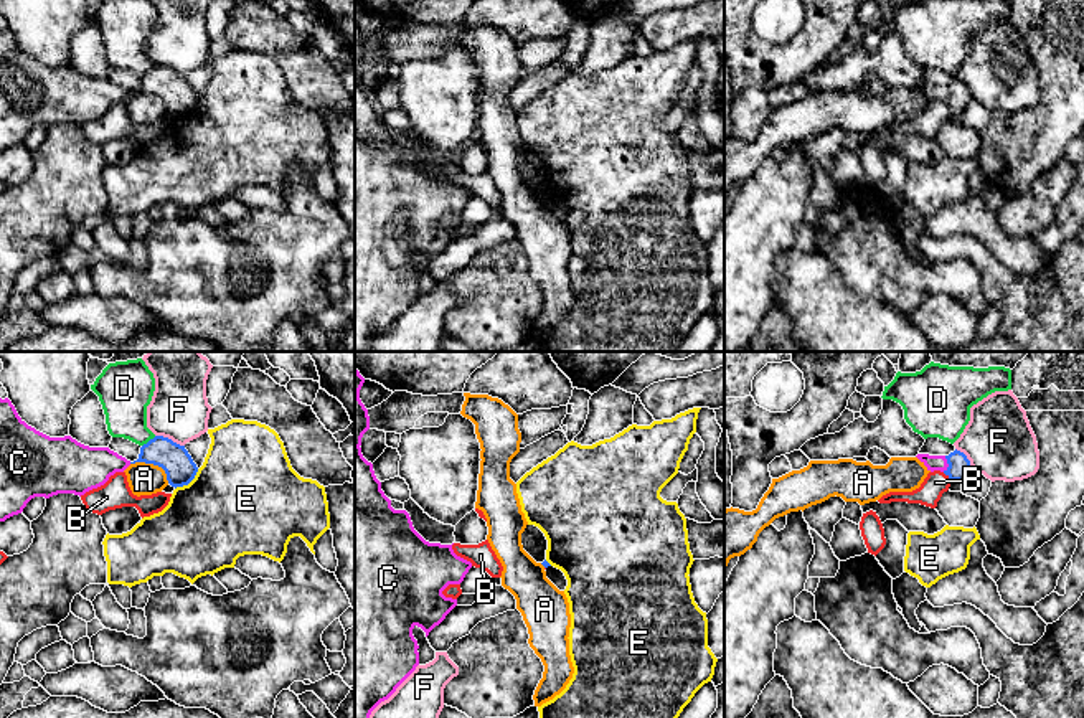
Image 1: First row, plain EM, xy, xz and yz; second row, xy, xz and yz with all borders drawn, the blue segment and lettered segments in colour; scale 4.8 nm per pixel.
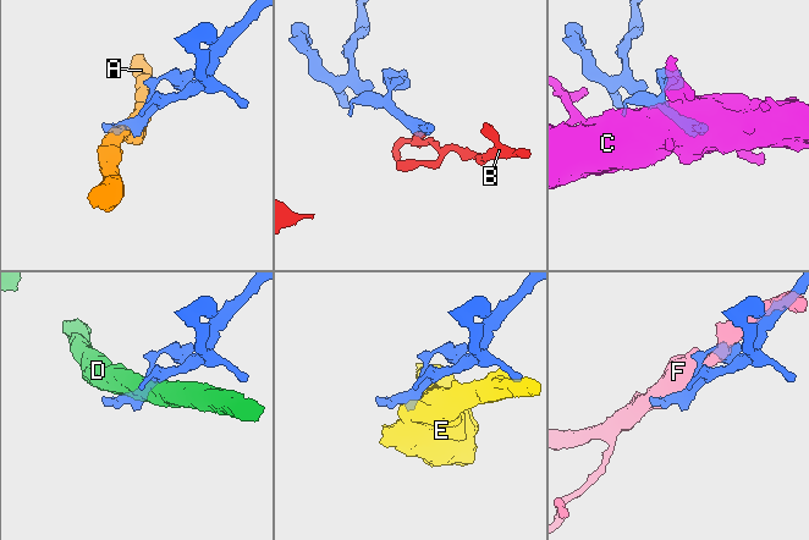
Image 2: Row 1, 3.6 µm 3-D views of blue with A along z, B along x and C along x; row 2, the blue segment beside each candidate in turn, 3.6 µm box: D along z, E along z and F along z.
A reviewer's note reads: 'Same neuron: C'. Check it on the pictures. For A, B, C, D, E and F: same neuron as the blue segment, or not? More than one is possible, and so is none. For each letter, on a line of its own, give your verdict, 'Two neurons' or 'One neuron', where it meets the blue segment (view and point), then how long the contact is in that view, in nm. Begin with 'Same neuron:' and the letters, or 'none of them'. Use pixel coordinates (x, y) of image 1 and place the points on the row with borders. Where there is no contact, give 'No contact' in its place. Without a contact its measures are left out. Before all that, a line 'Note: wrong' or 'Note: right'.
Note: right
Same neuron: C
A: Two neurons. Touches blue at xy (154, 464). Shared border 220 nm
B: Two neurons. Touches blue at yz (947, 474). Shared border 60 nm
C: One neuron. Touches blue at yz (947, 462). Shared border 80 nm
D: Two neurons. Touches blue at xy (150, 439). Shared border 90 nm
E: Two neurons. Touches blue at xy (188, 482). Shared border 160 nm
F: Two neurons. Touches blue at xy (170, 439). Shared border 160 nm

